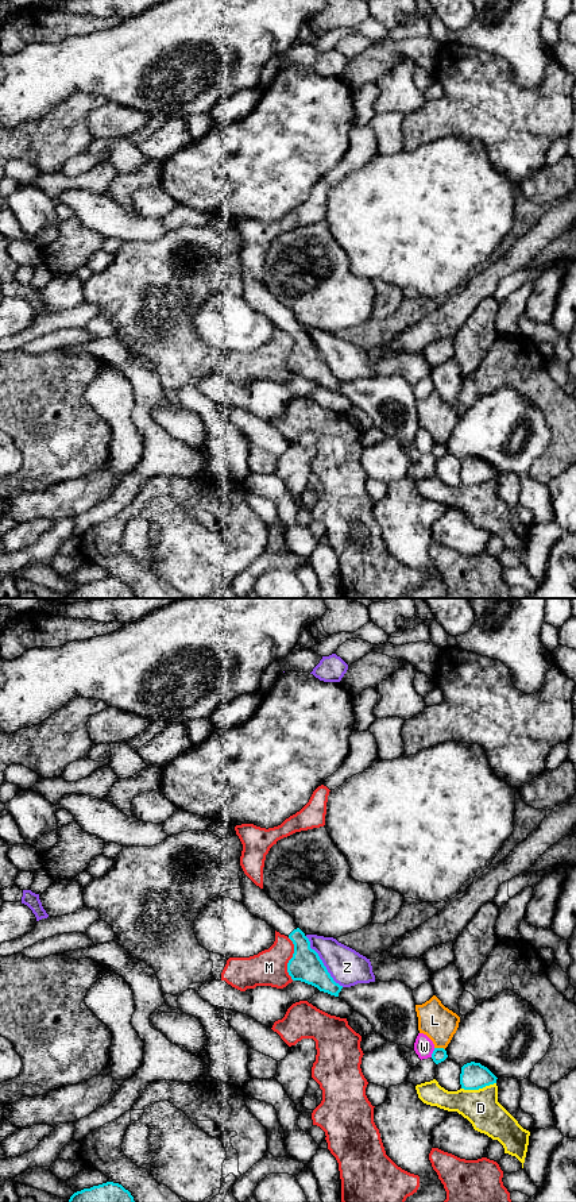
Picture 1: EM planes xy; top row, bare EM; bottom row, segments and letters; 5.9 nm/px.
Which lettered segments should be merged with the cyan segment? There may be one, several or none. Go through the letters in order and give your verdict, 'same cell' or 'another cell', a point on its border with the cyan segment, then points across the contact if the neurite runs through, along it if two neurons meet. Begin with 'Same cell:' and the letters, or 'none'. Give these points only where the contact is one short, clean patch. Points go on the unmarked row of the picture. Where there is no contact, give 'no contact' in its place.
Same cell: none
D: another cell | xy (478, 484)
L: another cell | xy (440, 443)
M: another cell | xy (290, 354)
W: another cell | xy (433, 447)
Z: another cell | xy (323, 358) | along xy (305, 331), (329, 370), (343, 381)

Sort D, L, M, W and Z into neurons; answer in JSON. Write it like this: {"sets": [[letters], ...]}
{"sets": [["D"], ["L"], ["M"], ["W"], ["Z"]]}

